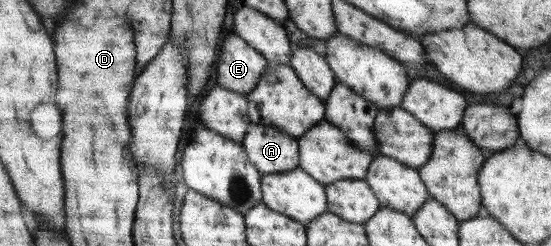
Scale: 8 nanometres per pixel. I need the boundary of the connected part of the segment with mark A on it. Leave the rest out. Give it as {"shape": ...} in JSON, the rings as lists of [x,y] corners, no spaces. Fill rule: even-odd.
{"shape":[[[250,124],[241,145],[250,163],[263,175],[298,168],[298,142],[282,131]]]}

